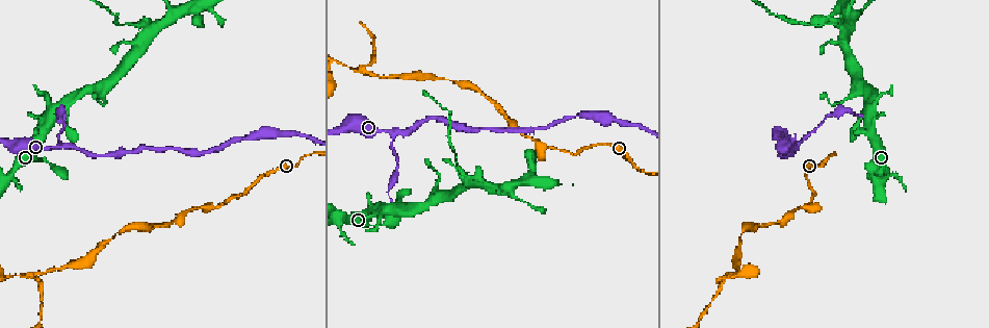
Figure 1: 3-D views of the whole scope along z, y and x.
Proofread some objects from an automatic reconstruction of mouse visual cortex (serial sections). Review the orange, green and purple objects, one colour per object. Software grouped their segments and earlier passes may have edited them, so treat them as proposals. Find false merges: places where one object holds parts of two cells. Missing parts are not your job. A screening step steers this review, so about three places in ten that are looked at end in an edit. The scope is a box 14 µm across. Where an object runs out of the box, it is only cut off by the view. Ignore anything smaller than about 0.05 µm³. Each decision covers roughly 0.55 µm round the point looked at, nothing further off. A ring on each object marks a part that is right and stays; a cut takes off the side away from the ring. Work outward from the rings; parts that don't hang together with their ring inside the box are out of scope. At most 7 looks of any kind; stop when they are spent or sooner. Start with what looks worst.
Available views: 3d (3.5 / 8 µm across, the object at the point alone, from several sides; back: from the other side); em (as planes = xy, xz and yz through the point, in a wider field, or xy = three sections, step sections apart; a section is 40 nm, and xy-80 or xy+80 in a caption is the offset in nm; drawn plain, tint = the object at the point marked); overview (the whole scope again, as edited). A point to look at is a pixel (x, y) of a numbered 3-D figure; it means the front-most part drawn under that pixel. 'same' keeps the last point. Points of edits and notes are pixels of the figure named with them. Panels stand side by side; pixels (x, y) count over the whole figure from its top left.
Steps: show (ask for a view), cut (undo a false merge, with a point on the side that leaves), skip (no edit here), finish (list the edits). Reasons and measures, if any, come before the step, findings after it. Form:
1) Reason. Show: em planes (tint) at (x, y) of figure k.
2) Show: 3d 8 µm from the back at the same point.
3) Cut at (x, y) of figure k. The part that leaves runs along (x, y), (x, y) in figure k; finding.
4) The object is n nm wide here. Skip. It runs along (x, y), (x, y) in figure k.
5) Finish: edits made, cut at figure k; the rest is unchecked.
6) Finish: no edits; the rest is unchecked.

Show: 3d 3.5 µm at (60, 145) of figure 1.

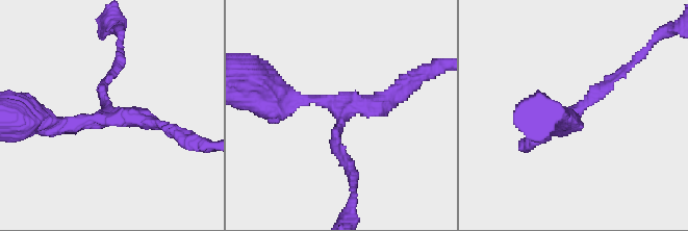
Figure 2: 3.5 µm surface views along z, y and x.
Show: em planes (tint) at (103, 120) of figure 2.

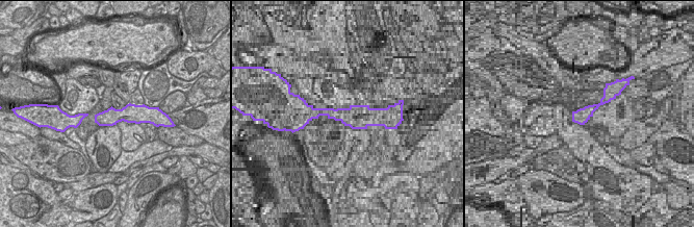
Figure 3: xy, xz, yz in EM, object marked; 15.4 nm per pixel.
Another direction. Show: em xy step 5 (tint) at the same point.

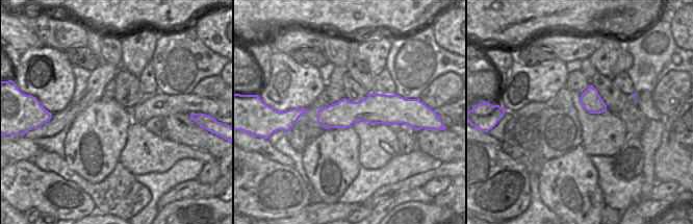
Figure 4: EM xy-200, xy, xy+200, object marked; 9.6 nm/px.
The object is 300 nm wide here. Skip. It runs along (404, 105), (344, 113), (319, 120) in figure 4; continuous, no second cell.

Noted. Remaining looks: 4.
Thick turns thin. Show: em xy step 2 (tint) at (831, 22) of figure 1.

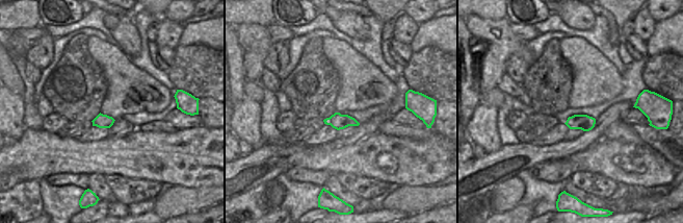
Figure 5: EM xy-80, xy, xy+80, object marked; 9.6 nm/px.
See where the arms go. Show: 3d 3.5 µm at the same point.

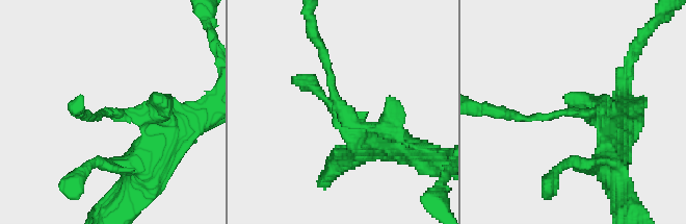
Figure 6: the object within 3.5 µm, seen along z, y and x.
The arms are 150, 300 nm wide. Cut at (568, 113) of figure 6. The part that leaves runs along (590, 115), (516, 118), (502, 112) in figure 6; a second cell is stuck on.

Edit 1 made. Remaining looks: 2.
Finish: edits made, cut at figure 6; the rest is unchecked.

